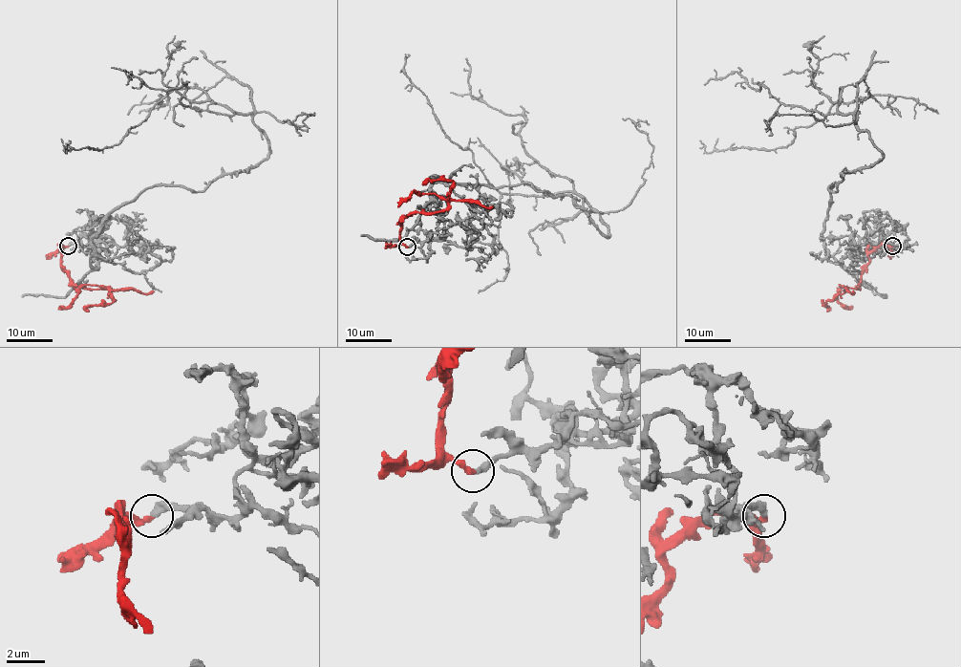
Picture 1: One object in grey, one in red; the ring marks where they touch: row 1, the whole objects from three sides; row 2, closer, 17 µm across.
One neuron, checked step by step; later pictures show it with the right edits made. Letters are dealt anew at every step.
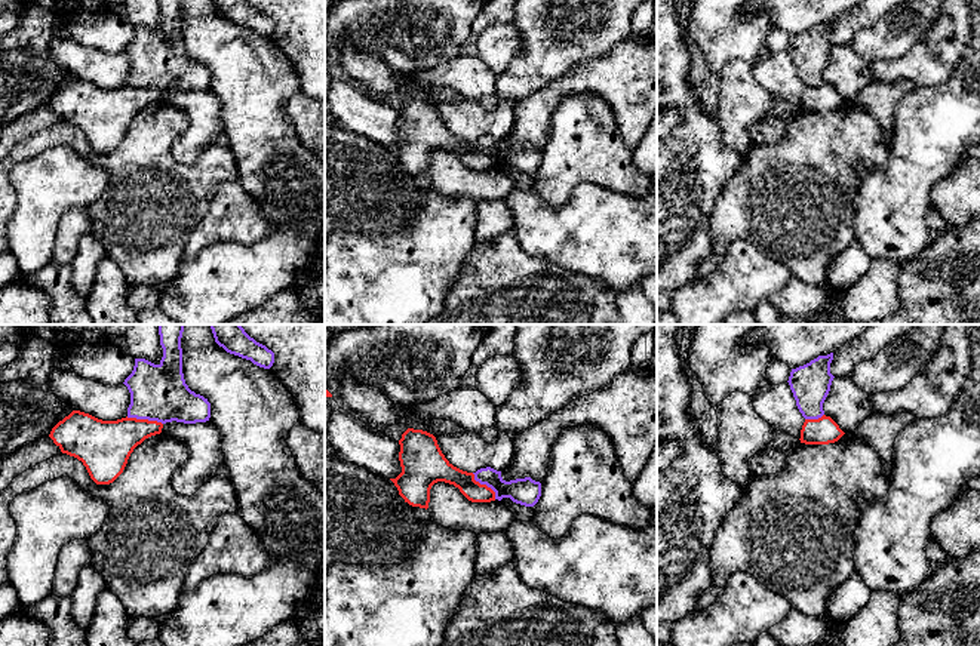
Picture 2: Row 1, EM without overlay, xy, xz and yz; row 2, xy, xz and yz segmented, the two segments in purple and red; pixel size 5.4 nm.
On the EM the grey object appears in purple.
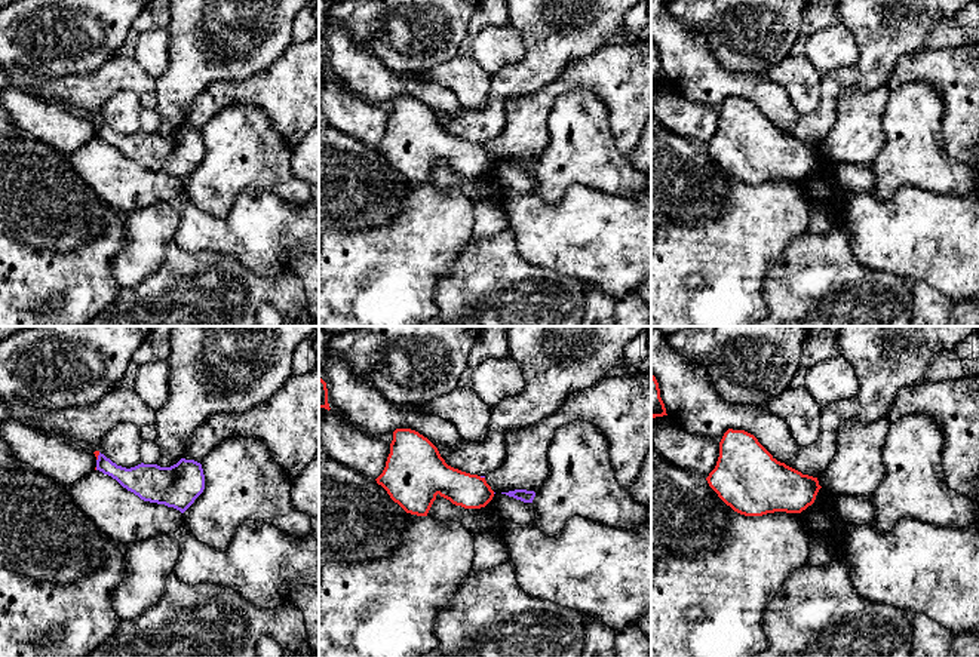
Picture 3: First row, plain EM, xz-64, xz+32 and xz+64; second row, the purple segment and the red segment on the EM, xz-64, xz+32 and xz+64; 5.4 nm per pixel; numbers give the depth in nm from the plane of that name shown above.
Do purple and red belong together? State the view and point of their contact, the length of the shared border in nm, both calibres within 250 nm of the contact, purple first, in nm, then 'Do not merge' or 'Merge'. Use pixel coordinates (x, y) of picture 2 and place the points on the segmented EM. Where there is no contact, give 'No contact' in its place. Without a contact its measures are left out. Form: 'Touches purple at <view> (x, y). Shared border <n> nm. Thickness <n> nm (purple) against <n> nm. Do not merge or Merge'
Touches purple at xy (144, 418). Shared border 200 nm. Thickness 300 nm (purple) against 280 nm. Do not merge

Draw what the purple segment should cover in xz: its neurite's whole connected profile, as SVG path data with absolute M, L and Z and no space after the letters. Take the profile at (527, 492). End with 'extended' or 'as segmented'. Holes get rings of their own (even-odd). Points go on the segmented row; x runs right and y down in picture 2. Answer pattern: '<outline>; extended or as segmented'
M491 467L480 468L474 474L474 480L486 484L495 492L495 499L510 498L513 502L534 507L541 496L541 483L531 477L506 482L501 471Z; as segmented

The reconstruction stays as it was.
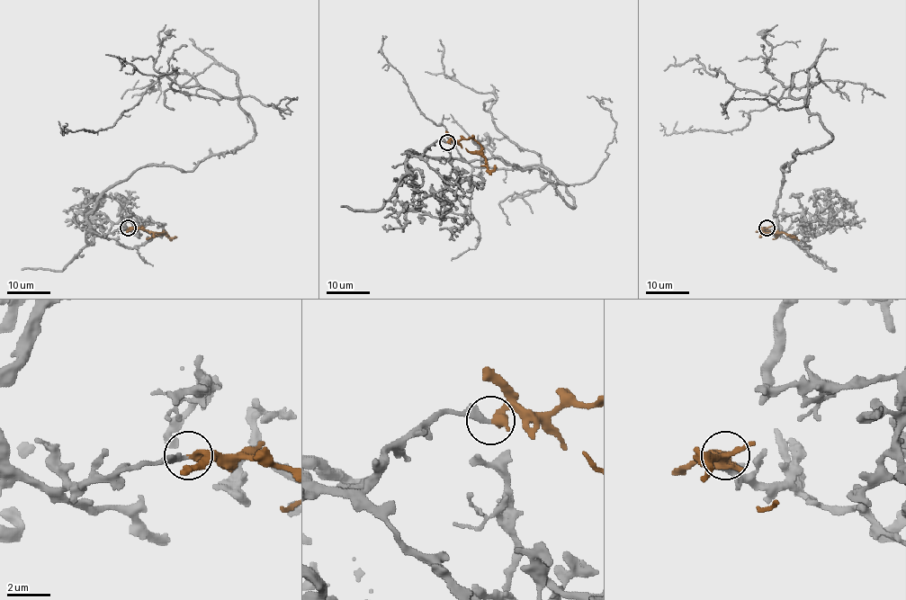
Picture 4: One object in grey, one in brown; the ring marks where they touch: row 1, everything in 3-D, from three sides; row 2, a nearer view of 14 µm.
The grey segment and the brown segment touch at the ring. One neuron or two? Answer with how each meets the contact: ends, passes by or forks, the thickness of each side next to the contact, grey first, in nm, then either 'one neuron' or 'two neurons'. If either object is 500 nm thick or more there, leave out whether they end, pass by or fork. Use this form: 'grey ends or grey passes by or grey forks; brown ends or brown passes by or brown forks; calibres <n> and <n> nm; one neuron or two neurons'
grey ends; brown ends; calibres 280 and 440 nm; one neuron

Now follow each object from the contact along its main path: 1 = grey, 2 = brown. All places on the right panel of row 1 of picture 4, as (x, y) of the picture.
1: (766, 228), (780, 234), (781, 167), (831, 138), (791, 95), (793, 73), (741, 129), (666, 134), (659, 122)
2: (766, 228), (764, 232), (780, 232), (795, 237), (790, 237)

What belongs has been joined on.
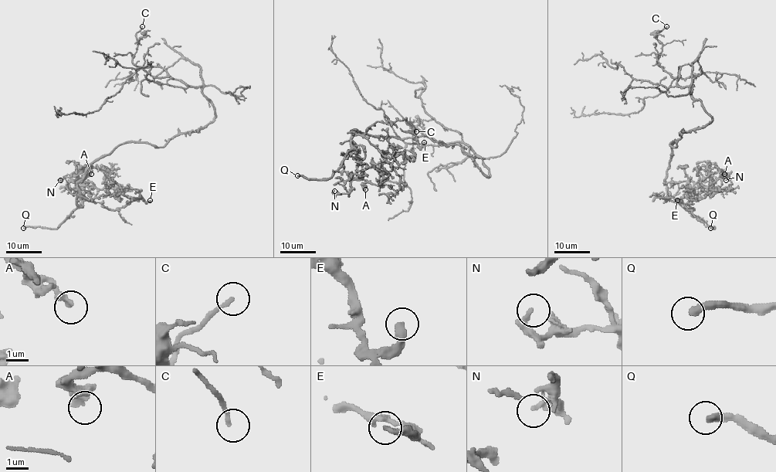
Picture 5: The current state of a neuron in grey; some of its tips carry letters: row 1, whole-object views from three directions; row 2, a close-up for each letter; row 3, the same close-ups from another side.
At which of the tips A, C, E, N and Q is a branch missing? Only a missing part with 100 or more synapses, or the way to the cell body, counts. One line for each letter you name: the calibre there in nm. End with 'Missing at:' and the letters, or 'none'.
Q: calibre 320 nm
Missing at: Q

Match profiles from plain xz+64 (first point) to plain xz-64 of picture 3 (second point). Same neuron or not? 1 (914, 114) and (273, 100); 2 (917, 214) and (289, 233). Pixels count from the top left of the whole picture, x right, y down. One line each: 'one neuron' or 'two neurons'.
1: two neurons
2: one neuron

